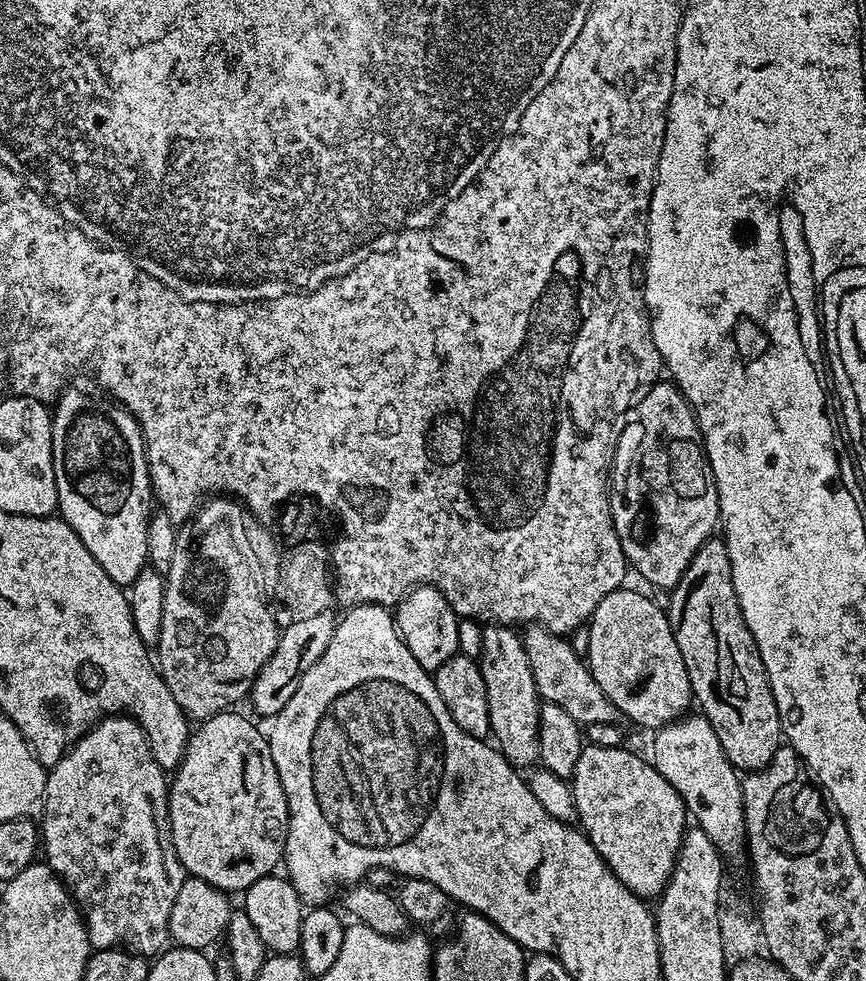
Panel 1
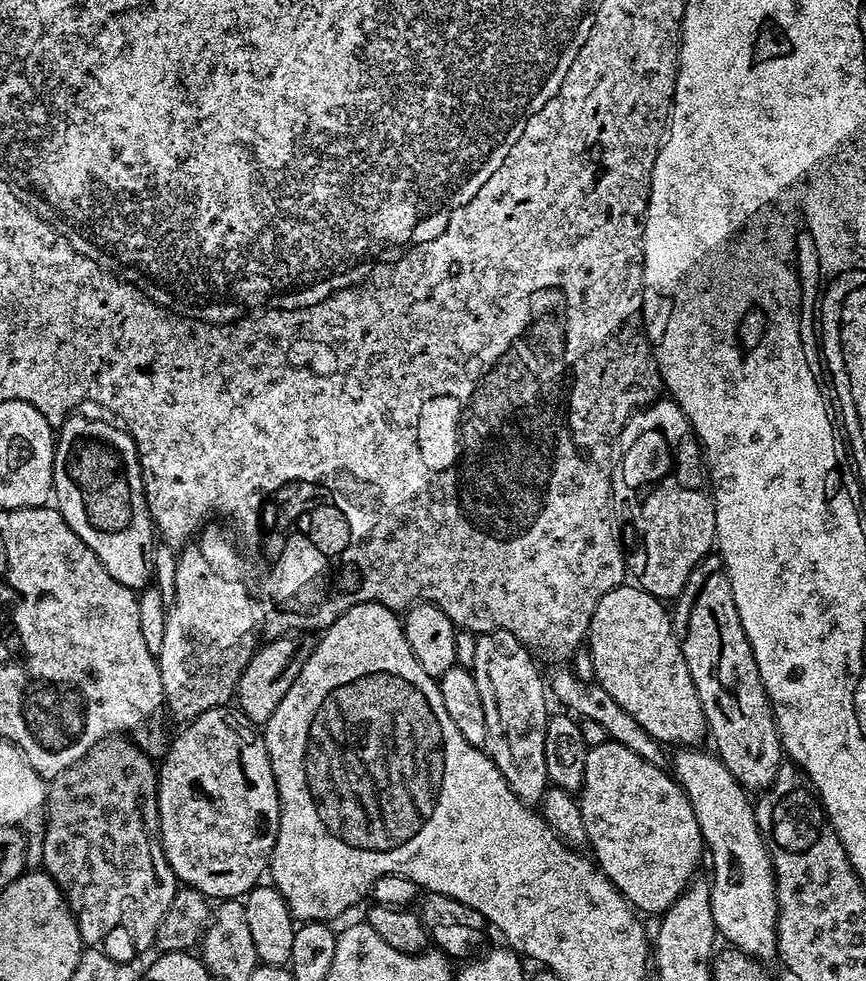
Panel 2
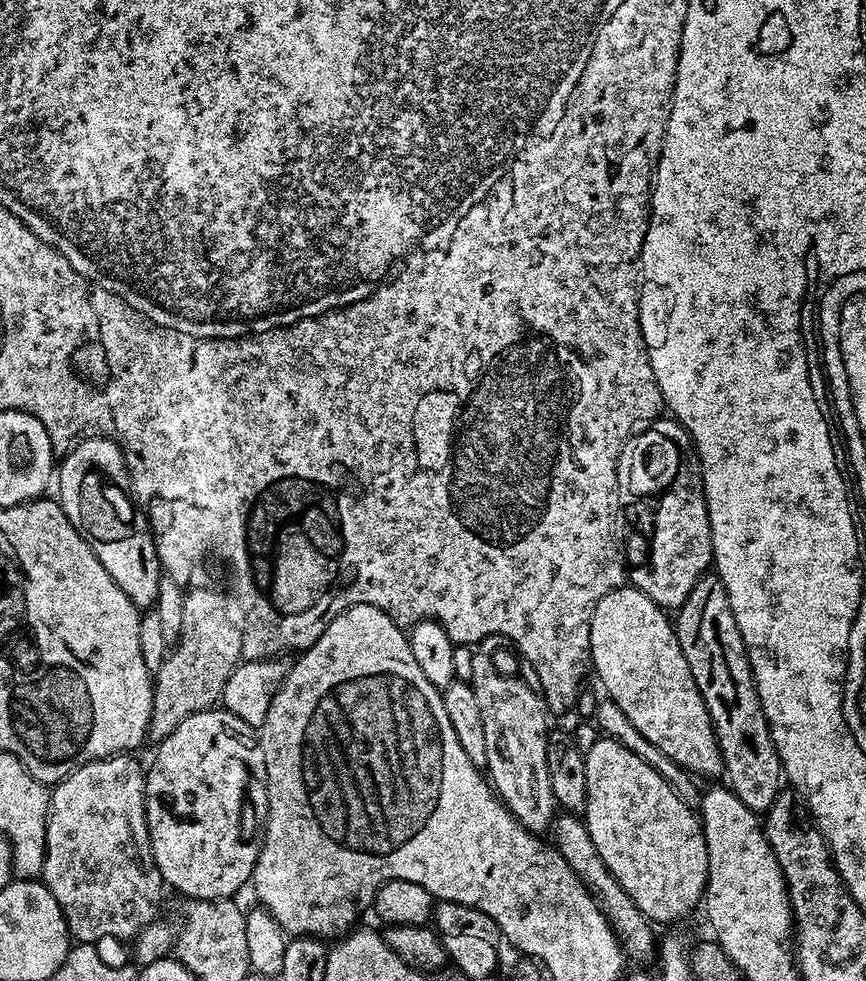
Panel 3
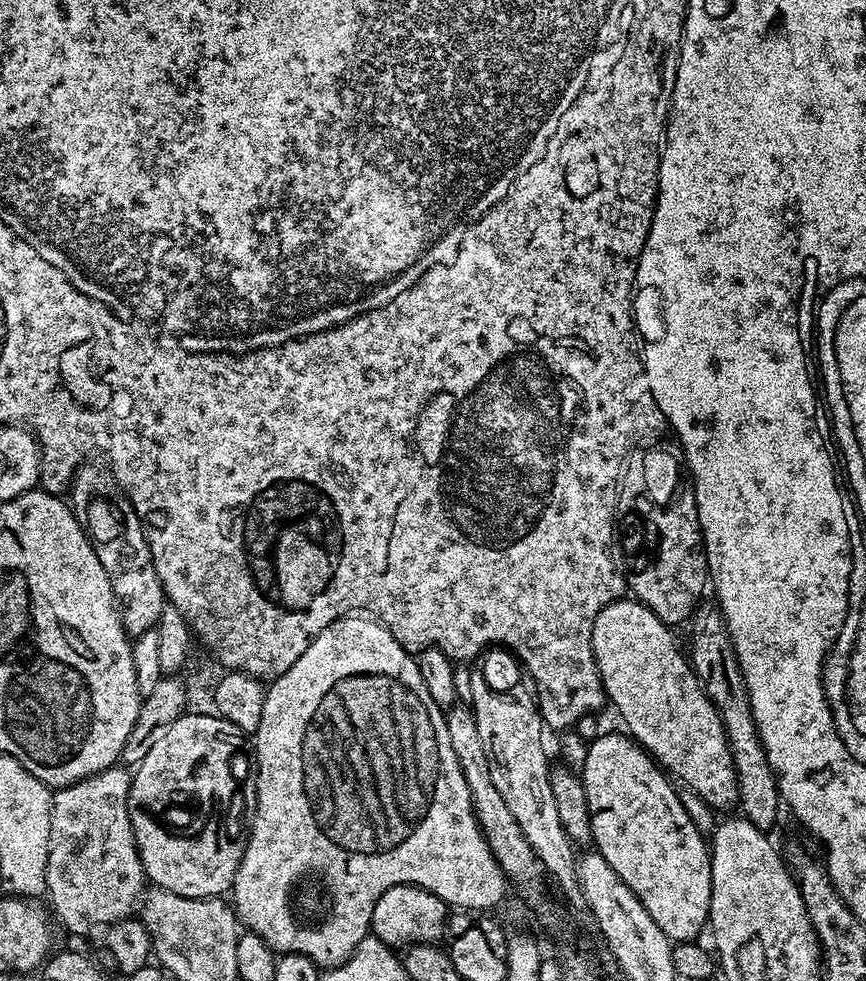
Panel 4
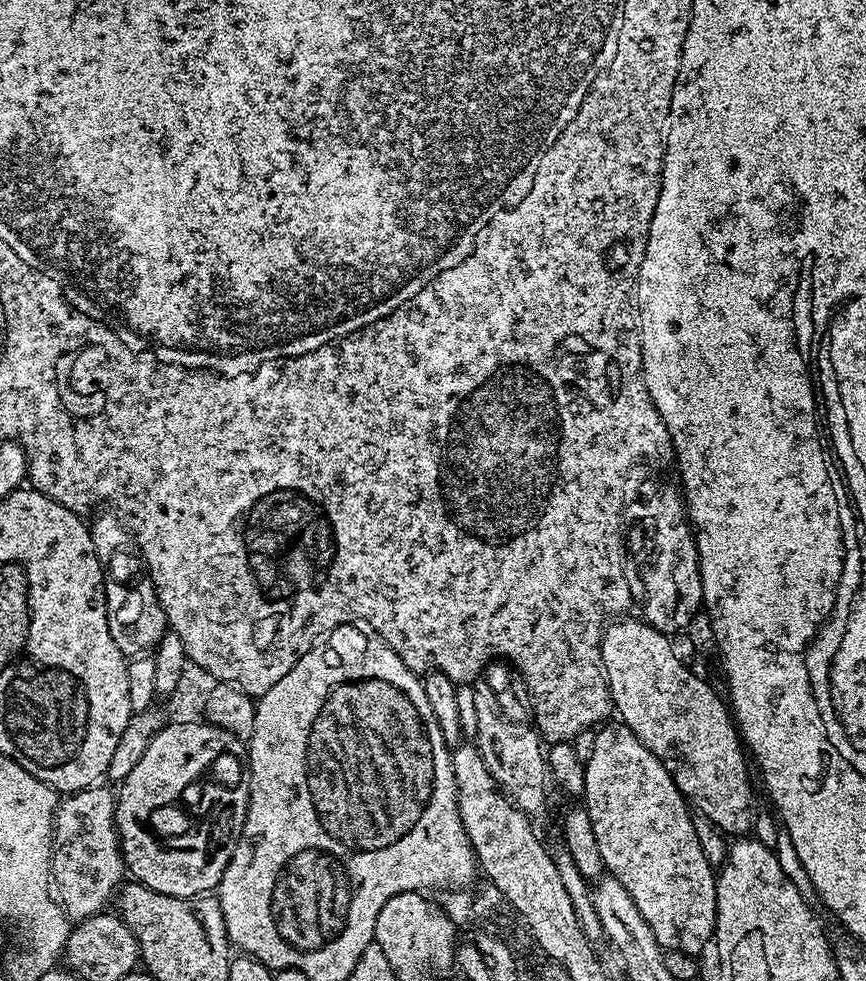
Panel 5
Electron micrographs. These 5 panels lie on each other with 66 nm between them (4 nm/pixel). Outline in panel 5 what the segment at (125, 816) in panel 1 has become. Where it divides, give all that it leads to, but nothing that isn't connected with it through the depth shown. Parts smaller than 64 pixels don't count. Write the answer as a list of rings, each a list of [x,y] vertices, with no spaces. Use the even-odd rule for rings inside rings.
[[[93,786],[65,795],[56,805],[56,817],[52,823],[51,885],[65,916],[72,922],[103,913],[111,900],[113,903],[126,876],[124,855],[120,852],[120,835],[116,832],[116,797],[113,789],[104,787]]]

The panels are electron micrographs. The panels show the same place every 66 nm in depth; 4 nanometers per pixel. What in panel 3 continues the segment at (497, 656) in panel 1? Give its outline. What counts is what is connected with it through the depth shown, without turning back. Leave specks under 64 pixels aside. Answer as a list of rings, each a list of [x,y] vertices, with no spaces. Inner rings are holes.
[[[484,652],[473,656],[470,670],[473,673],[470,683],[482,709],[487,754],[485,767],[493,791],[525,829],[543,833],[542,830],[551,827],[556,816],[546,767],[550,714],[543,695],[524,680],[496,674],[491,658]]]

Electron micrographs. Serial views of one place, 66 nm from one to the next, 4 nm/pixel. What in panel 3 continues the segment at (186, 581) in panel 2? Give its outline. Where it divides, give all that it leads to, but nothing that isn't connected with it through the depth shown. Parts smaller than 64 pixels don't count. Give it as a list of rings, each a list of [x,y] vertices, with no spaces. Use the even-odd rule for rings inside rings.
[[[196,588],[185,595],[180,636],[154,673],[149,741],[165,740],[183,720],[190,718],[190,714],[213,707],[223,697],[230,674],[234,674],[236,665],[241,663],[240,651],[246,648],[240,637],[241,629],[231,615],[230,600],[224,592]]]

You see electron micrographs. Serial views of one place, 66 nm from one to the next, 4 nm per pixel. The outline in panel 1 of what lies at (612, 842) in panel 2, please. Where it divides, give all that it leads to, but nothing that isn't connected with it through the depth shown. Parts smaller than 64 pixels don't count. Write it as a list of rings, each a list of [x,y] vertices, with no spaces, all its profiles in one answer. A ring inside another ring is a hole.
[[[589,743],[582,750],[582,754],[578,758],[578,766],[574,766],[574,774],[570,777],[572,785],[572,793],[574,794],[574,802],[576,803],[576,814],[578,817],[579,827],[585,836],[594,846],[594,850],[598,850],[598,854],[603,858],[604,864],[610,866],[610,870],[617,876],[623,884],[631,890],[631,892],[641,898],[659,897],[668,885],[668,880],[672,877],[672,871],[676,866],[676,858],[680,855],[680,847],[684,841],[686,825],[689,823],[690,817],[688,809],[684,806],[684,799],[678,794],[678,790],[674,790],[674,786],[670,786],[670,782],[666,782],[666,778],[662,778],[662,774],[658,774],[658,770],[647,759],[644,760],[640,756],[635,756],[632,752],[627,752],[624,746],[614,748],[603,748],[602,746]]]

